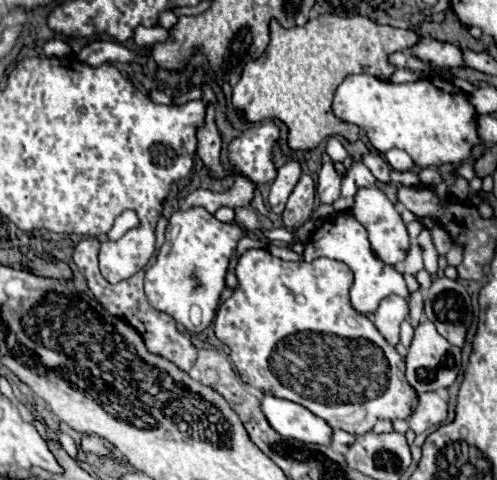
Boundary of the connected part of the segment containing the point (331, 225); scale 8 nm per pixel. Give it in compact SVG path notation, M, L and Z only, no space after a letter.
M336 212L332 216L328 216L320 228L316 228L312 238L306 242L304 260L312 262L320 256L340 260L354 272L354 286L350 290L350 298L352 298L352 306L360 314L376 312L380 300L390 294L398 294L398 296L408 298L408 288L406 288L404 276L394 266L378 260L378 256L370 248L366 228L362 228L362 224L358 224L358 220L354 220L352 212Z

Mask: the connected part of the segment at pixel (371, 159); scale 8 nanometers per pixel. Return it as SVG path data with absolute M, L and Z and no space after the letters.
M370 150L370 152L362 154L362 156L360 156L360 162L368 166L368 170L376 176L376 180L386 182L386 184L390 182L390 166L388 166L388 162L386 162L378 152Z

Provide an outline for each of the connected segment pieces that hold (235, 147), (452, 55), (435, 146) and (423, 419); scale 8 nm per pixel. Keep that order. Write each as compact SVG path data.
M276 124L250 126L228 144L230 166L250 178L254 184L272 182L276 176L272 148L278 138L280 128Z
M422 38L412 54L424 62L430 62L434 68L464 68L466 62L462 58L462 50L450 42L440 42L434 38Z
M370 74L348 76L334 94L332 110L344 122L358 124L380 154L400 148L408 152L420 168L464 162L470 158L472 146L480 140L477 112L468 102L468 96L438 77L419 79L412 84L394 84Z
M422 392L414 404L414 412L410 414L408 426L420 434L434 424L442 424L448 416L446 402L436 392Z

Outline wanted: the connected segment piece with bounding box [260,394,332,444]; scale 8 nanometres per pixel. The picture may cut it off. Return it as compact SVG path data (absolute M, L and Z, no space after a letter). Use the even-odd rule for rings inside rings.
M264 394L260 398L260 406L268 424L278 434L302 442L330 444L332 428L308 408L302 408L300 404L284 398L276 398L274 394Z

